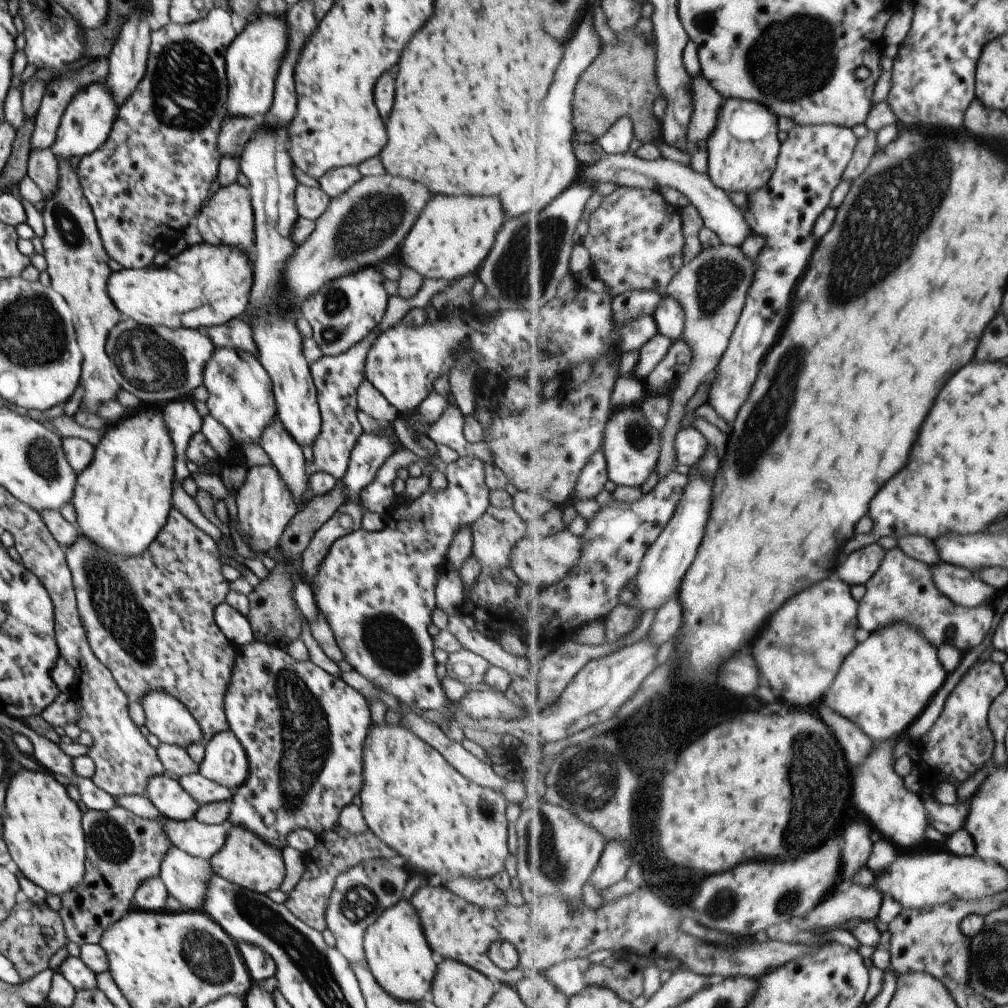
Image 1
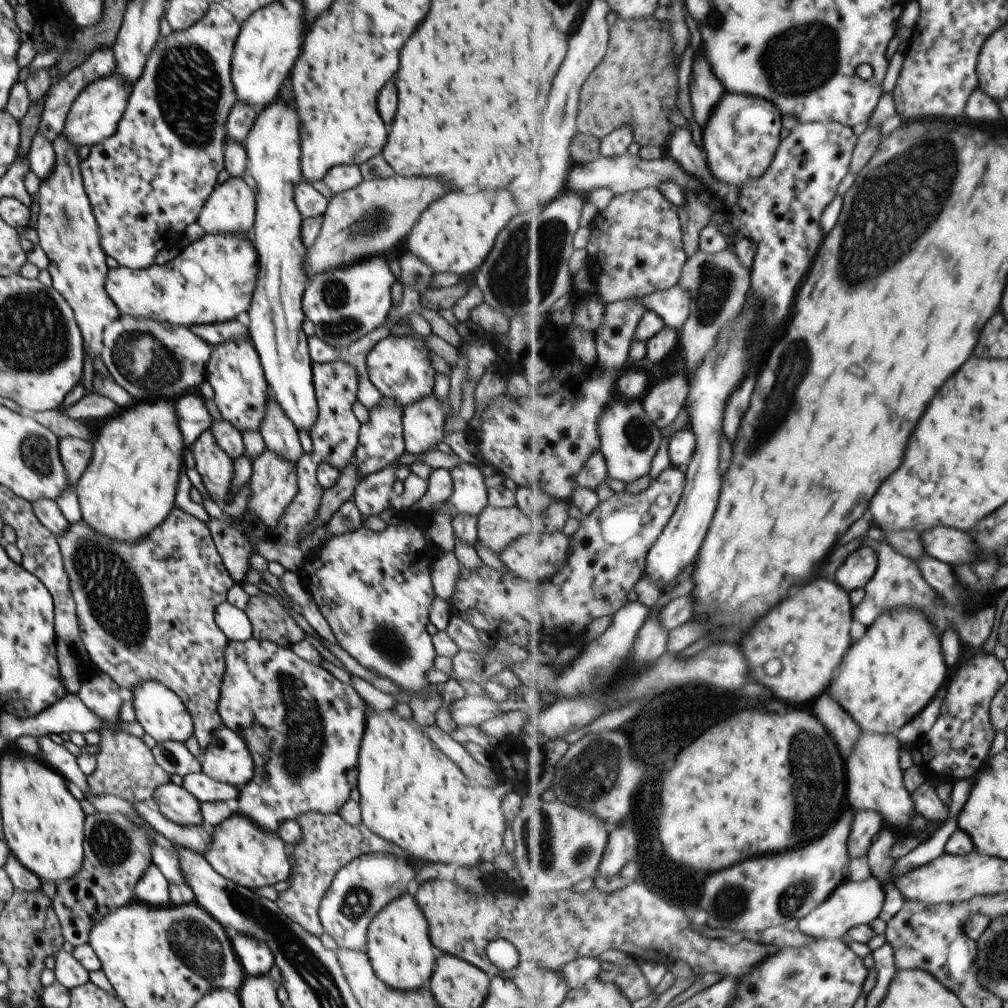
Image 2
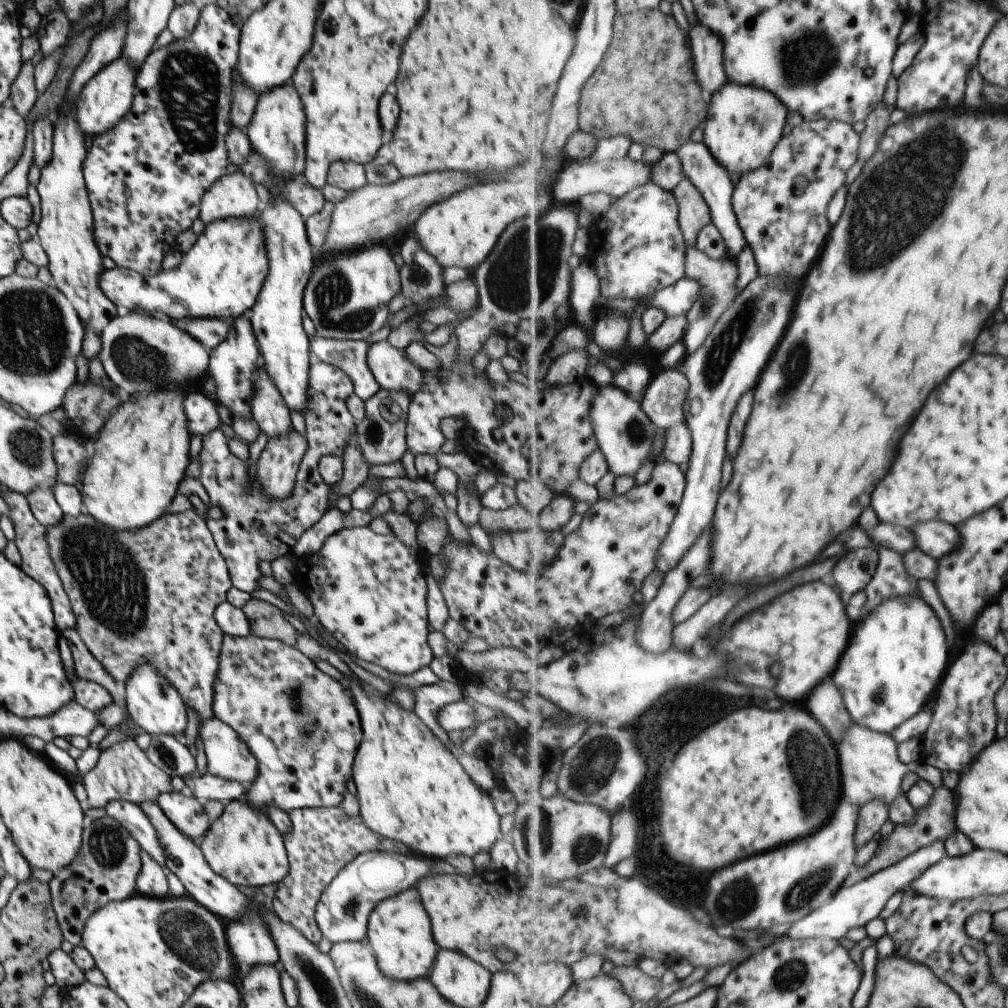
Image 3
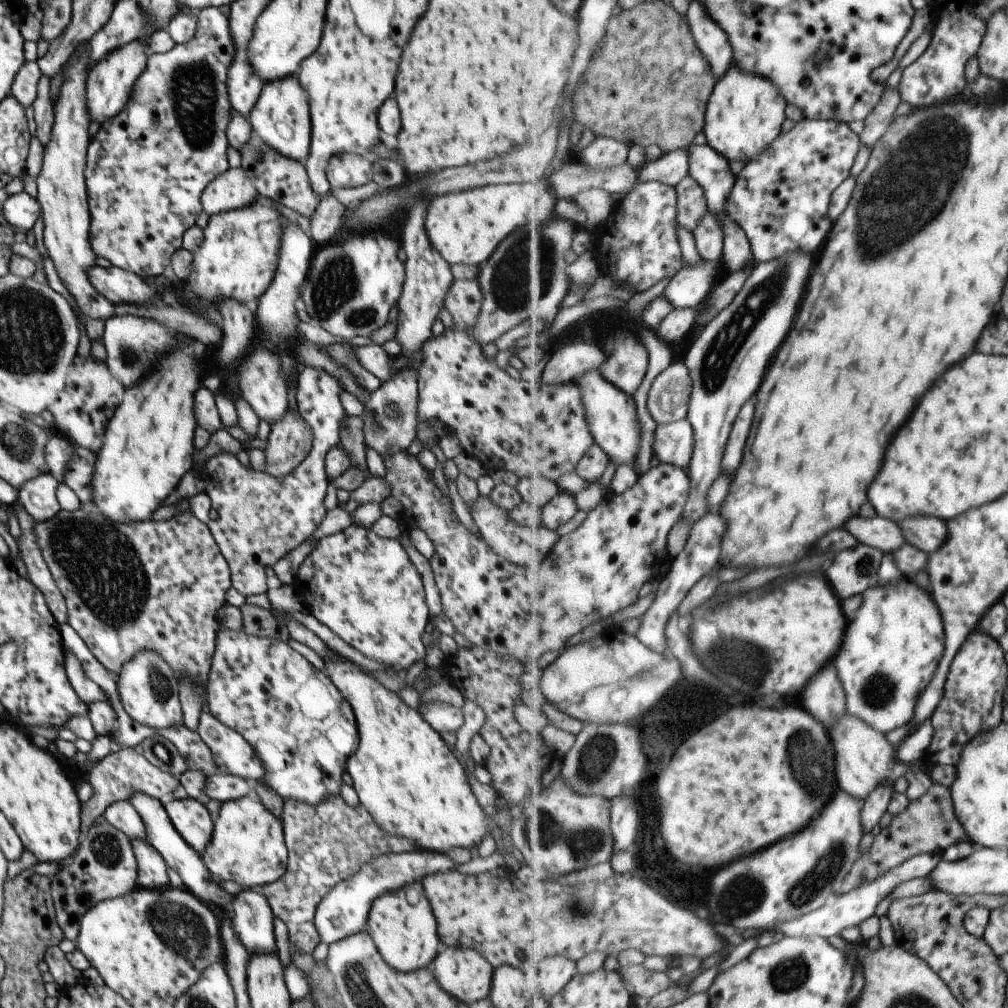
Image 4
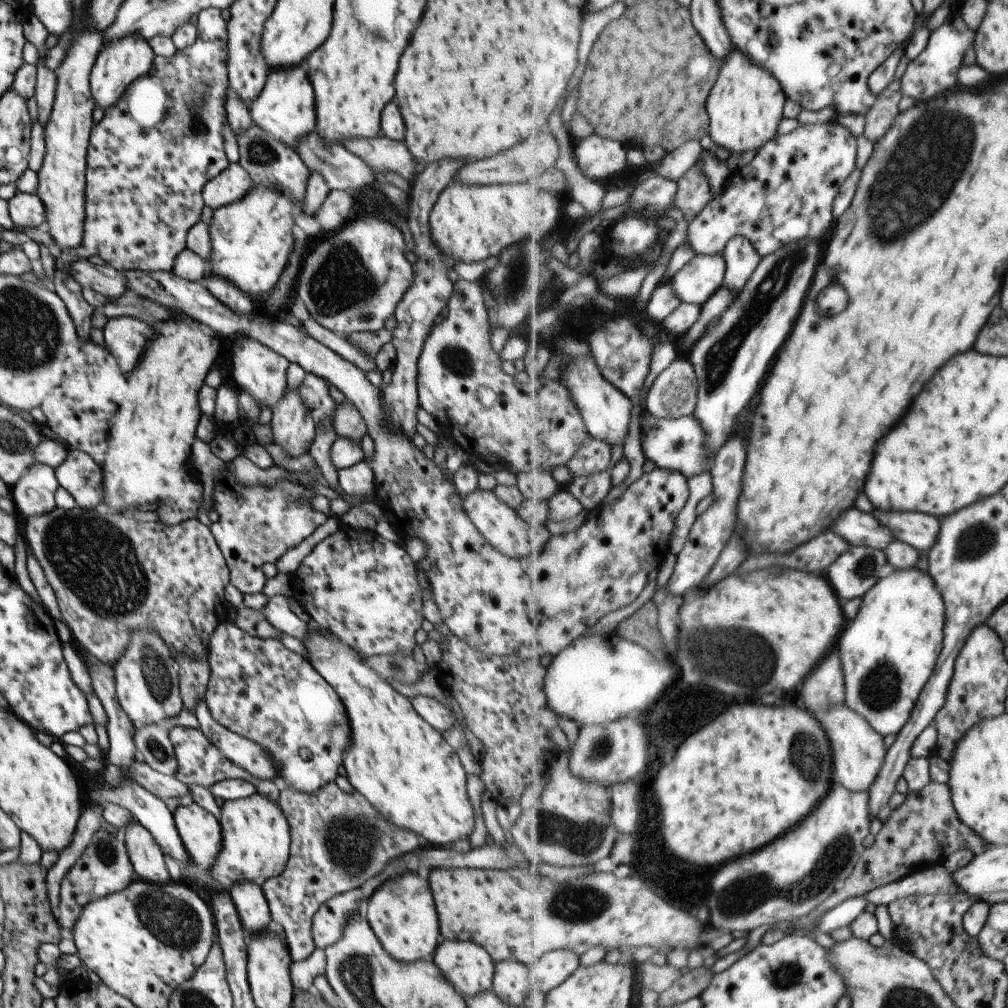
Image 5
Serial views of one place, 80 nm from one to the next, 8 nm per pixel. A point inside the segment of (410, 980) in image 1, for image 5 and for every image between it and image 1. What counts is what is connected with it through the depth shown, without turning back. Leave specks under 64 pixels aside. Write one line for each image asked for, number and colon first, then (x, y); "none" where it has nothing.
2: (400, 953)
3: (398, 929)
4: (400, 922)
5: (400, 911)

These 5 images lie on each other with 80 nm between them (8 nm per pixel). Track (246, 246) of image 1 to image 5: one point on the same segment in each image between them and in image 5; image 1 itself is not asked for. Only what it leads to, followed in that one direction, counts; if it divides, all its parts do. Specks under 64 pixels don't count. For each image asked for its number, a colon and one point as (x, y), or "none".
2: (230, 207)
3: (232, 195)
4: (231, 189)
5: (230, 184)

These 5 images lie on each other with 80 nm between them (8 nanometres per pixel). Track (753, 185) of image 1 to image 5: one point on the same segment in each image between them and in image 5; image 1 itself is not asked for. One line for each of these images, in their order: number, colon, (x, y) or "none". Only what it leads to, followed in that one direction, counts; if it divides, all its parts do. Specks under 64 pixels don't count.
2: (743, 133)
3: (744, 124)
4: (744, 117)
5: (746, 104)

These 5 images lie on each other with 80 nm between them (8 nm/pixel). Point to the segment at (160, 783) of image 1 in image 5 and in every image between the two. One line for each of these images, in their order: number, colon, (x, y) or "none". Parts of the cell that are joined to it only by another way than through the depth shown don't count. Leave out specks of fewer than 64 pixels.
2: (173, 802)
3: (185, 812)
4: (190, 818)
5: (199, 831)

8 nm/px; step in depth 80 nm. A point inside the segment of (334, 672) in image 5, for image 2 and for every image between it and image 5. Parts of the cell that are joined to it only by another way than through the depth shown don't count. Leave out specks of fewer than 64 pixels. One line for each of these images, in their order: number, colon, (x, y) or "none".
2: (410, 793)
3: (410, 788)
4: (410, 783)

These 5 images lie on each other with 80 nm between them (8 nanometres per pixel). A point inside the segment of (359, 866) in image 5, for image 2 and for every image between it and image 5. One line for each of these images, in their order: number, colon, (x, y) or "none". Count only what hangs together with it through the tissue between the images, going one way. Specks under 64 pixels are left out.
2: (327, 842)
3: (322, 841)
4: (327, 842)

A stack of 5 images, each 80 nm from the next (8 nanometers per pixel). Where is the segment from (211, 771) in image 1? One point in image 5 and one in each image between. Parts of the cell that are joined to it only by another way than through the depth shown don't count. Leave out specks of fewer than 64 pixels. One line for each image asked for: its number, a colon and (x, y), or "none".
2: (226, 759)
3: (227, 756)
4: (232, 754)
5: (248, 755)

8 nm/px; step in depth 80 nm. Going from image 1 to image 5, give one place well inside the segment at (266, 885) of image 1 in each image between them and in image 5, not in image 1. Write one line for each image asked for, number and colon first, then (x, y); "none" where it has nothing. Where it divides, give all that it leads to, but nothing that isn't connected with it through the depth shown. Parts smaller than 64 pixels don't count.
2: (240, 851)
3: (241, 845)
4: (247, 847)
5: (255, 833)

